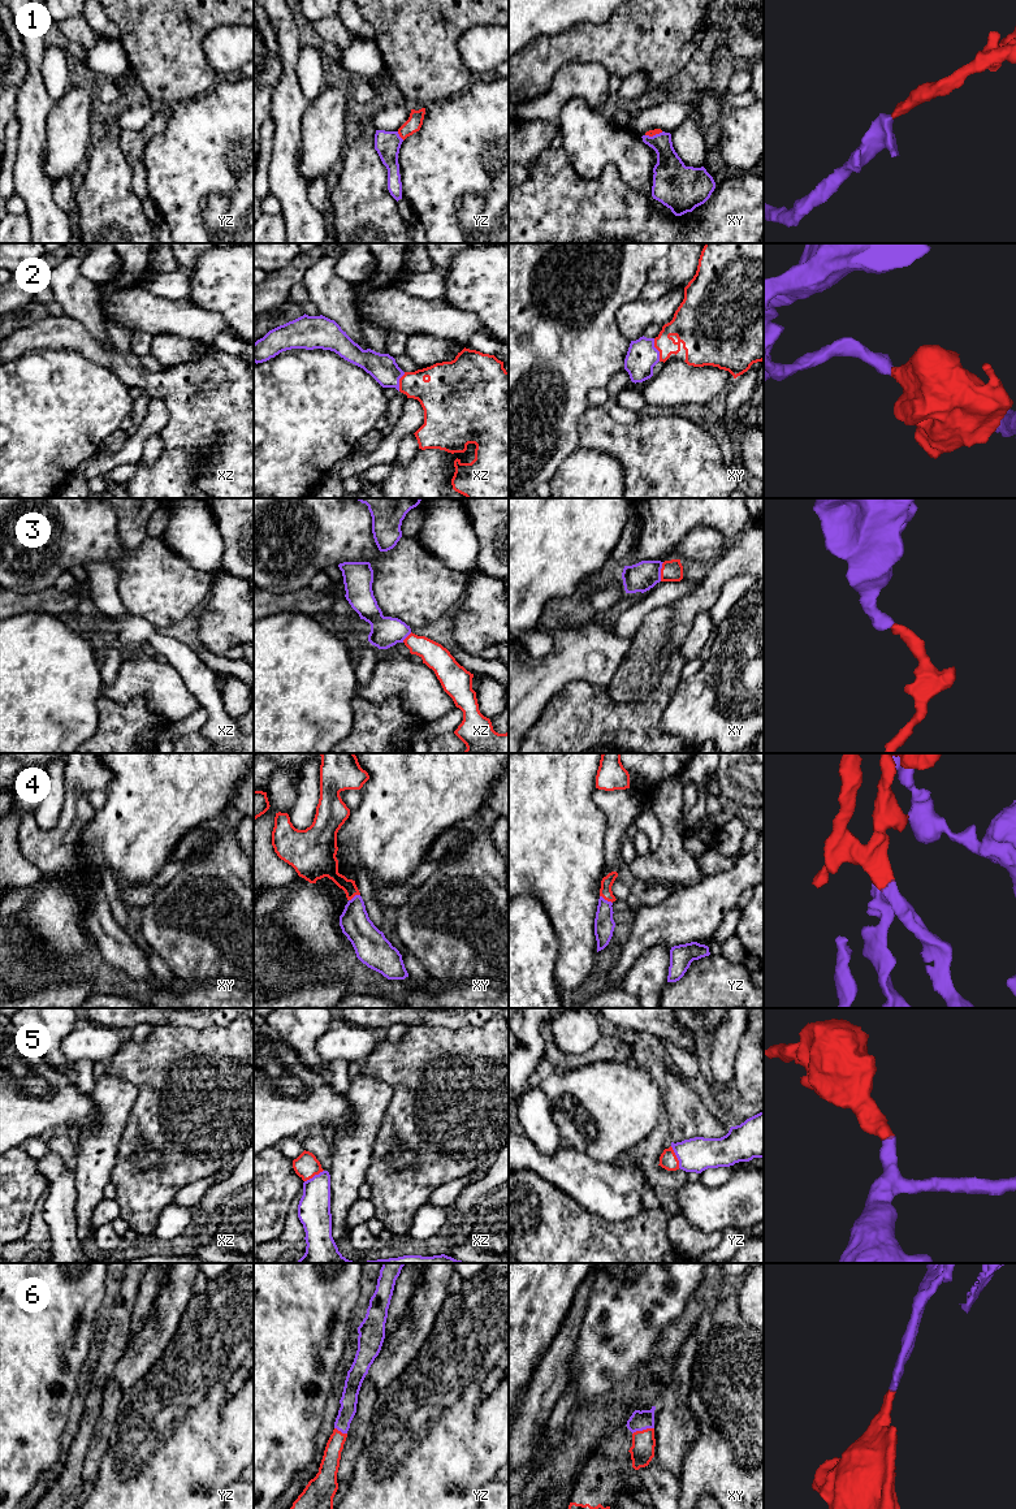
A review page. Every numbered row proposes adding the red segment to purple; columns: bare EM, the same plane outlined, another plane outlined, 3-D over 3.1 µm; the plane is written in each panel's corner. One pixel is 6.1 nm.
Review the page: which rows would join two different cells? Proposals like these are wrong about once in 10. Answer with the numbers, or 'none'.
none

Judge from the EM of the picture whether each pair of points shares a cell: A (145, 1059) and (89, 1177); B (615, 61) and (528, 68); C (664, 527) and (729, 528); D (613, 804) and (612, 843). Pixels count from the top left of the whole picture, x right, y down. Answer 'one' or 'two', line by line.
A: two
B: one
C: one
D: one

